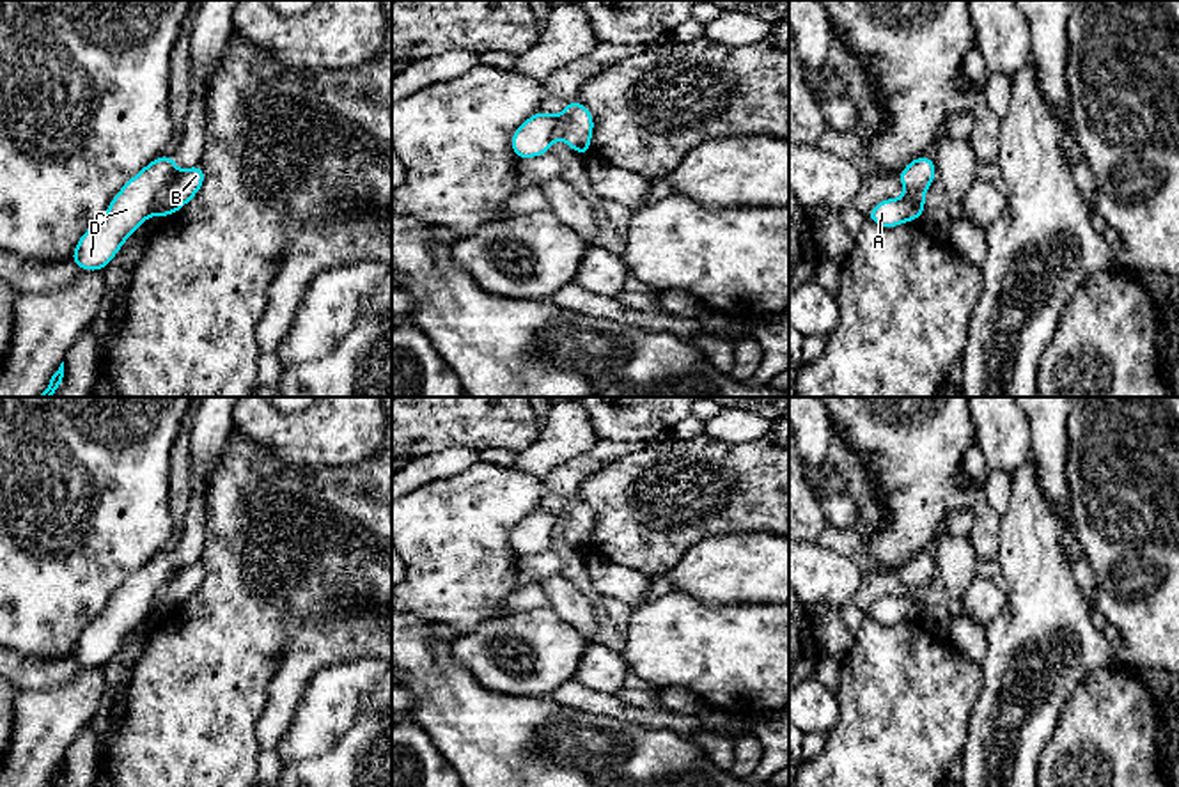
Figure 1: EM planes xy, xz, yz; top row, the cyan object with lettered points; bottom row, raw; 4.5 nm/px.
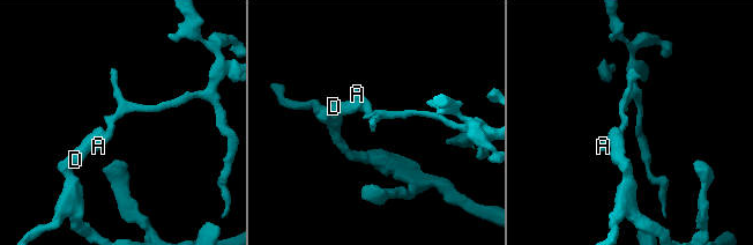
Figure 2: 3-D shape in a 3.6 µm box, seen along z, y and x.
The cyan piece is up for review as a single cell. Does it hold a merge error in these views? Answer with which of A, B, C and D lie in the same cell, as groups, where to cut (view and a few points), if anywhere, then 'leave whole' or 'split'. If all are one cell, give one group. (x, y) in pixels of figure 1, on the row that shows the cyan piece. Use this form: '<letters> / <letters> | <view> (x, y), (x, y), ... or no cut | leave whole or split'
A B / C D | xy (178, 172), (160, 195), (155, 211) | split

